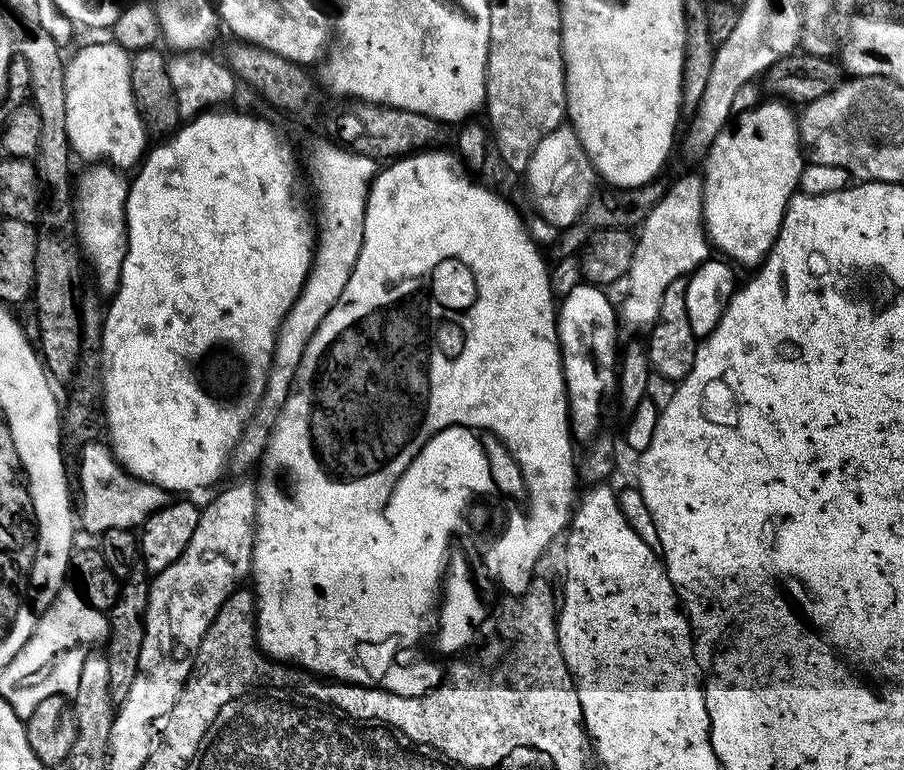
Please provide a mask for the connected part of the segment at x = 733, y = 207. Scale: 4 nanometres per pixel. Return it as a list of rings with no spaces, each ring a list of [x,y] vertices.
[[[784,102],[768,103],[772,104],[760,104],[728,123],[718,138],[714,138],[707,156],[702,160],[704,231],[711,247],[715,251],[717,248],[721,252],[717,253],[729,261],[737,260],[740,264],[752,264],[751,266],[763,264],[764,257],[774,246],[784,211],[788,209],[793,196],[797,195],[800,175],[806,167],[806,156],[798,135],[798,120],[794,112],[791,112],[793,109]]]

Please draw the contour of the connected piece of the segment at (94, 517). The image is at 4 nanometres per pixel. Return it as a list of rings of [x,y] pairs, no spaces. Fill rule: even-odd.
[[[89,442],[80,452],[80,504],[78,500],[78,520],[84,523],[88,532],[103,534],[115,528],[139,529],[154,513],[170,503],[169,493],[157,484],[138,480],[125,472],[107,443]]]

